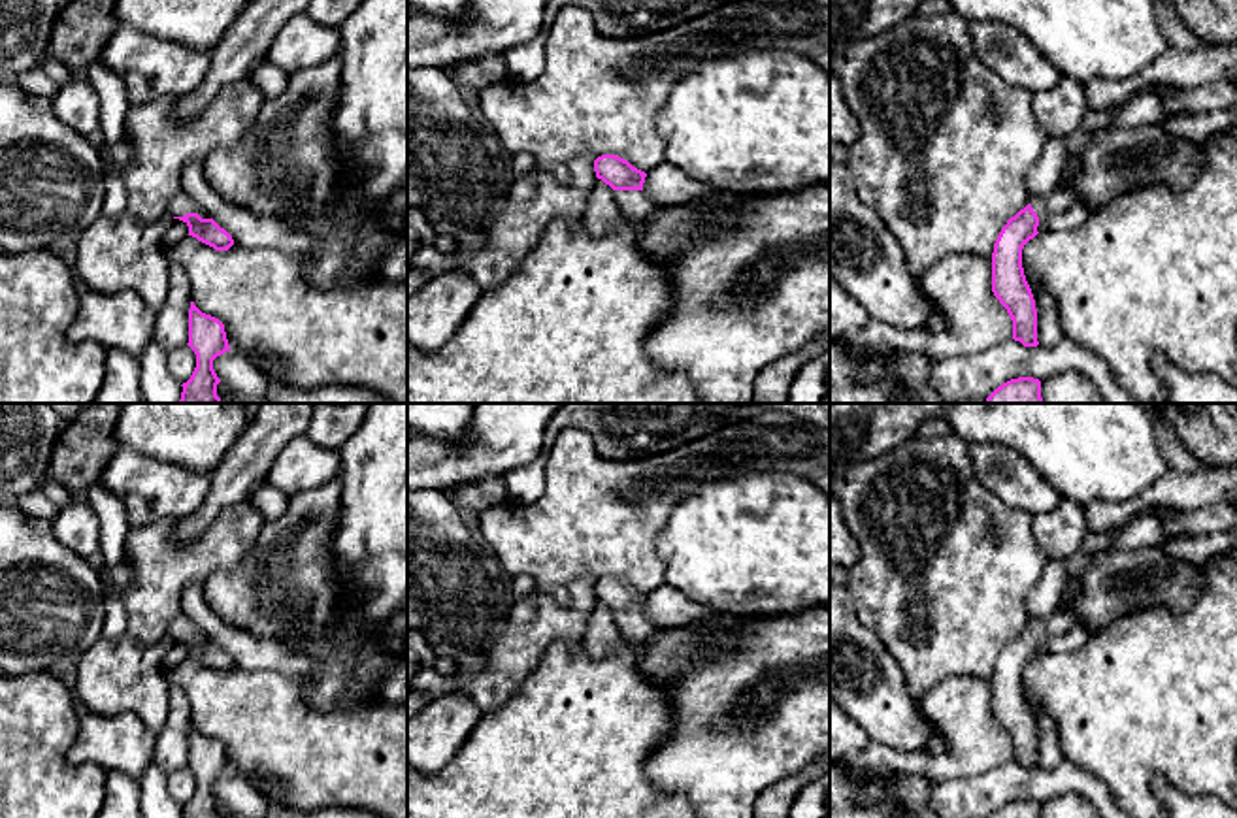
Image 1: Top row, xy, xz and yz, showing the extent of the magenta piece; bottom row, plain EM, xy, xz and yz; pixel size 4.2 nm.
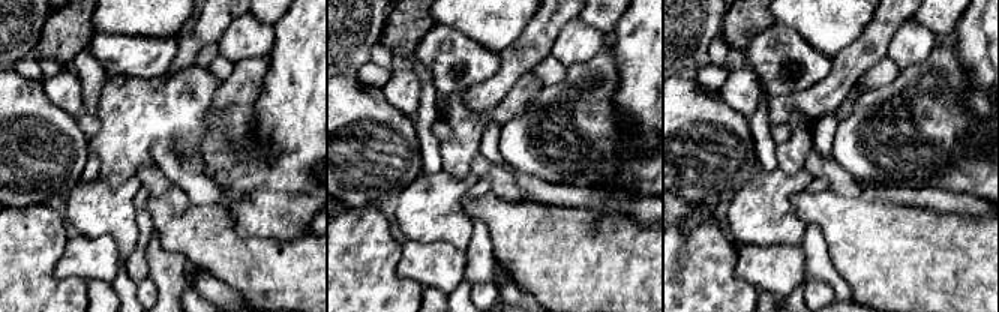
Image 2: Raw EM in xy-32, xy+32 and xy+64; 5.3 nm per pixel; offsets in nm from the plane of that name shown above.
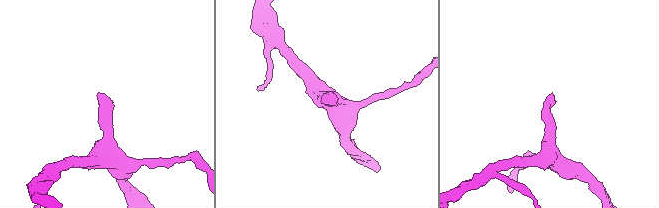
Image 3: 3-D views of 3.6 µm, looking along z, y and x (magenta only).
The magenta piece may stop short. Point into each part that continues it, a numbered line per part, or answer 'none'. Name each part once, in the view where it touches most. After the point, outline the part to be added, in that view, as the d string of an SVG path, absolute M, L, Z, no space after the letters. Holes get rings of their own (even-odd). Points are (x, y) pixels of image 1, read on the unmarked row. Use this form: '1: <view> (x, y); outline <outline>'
1: xy (181, 626); outline M183 613L177 614L170 626L168 626L168 635L172 635L173 639L183 639L187 635L198 635L202 641L211 641L211 637L202 631L189 616L185 616Z

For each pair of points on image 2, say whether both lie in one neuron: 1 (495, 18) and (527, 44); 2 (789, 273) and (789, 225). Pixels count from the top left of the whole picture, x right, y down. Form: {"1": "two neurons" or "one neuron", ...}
{"1": "two neurons", "2": "two neurons"}

